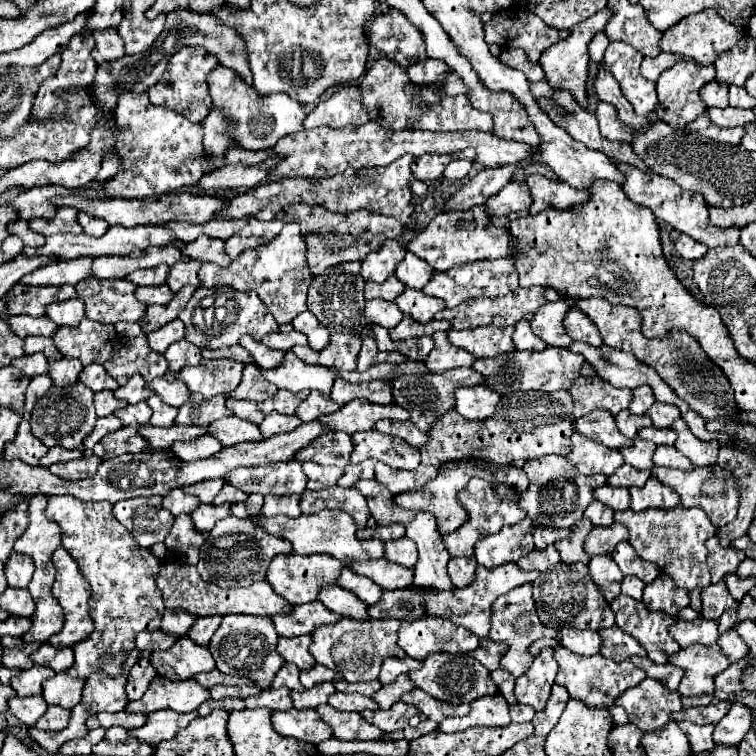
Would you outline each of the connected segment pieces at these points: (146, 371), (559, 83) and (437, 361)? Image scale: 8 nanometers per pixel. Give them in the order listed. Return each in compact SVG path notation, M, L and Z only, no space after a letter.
M139 335L117 343L111 359L103 367L119 385L125 385L135 373L139 373L145 381L165 375L167 361L163 355L149 349L145 335Z
M605 7L603 11L595 13L593 17L589 17L587 21L581 21L577 23L573 29L571 29L571 35L565 39L565 41L559 41L557 45L549 47L547 51L543 51L541 55L541 67L545 71L545 79L549 81L551 87L555 89L567 89L575 95L575 99L581 103L581 107L587 107L589 99L587 99L587 75L589 75L589 53L587 53L587 43L593 39L593 35L597 31L603 31L607 21L611 17L611 11Z
M437 331L433 335L433 341L435 341L435 347L425 361L427 367L431 367L433 373L443 373L443 371L457 369L457 367L473 367L475 357L469 351L455 347L447 339L447 331Z

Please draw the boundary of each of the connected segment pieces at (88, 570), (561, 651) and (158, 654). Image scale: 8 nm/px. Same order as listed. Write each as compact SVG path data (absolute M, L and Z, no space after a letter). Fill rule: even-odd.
M71 495L49 497L45 515L57 521L63 529L63 547L77 561L81 575L91 585L89 615L93 619L93 633L73 647L75 665L67 671L73 677L87 679L93 671L119 675L127 655L135 649L135 635L139 631L155 631L163 617L163 597L157 589L157 575L161 559L149 549L141 549L131 533L113 517L107 501L79 501Z
M564 647L554 649L554 658L558 663L558 673L555 678L557 685L563 685L571 697L581 699L583 703L587 703L589 707L609 707L615 725L623 725L627 723L627 713L619 707L613 705L615 697L619 697L625 689L635 687L637 683L641 683L647 675L643 669L635 667L629 659L627 661L611 661L611 659L603 659L603 655L591 655L591 657L583 657L583 655L575 655L573 651L567 651Z
M187 635L179 639L171 649L155 651L151 655L151 665L161 677L167 677L171 681L191 679L201 671L215 669L215 661L211 659L209 649L191 643Z

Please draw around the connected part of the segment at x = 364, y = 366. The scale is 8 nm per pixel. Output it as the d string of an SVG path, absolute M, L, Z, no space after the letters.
M363 335L363 345L361 345L361 351L359 351L359 359L357 359L357 371L367 371L373 363L383 363L383 361L389 361L389 363L403 363L407 357L397 353L397 351L391 351L391 353L383 353L377 349L377 343L375 343L375 337L373 335Z

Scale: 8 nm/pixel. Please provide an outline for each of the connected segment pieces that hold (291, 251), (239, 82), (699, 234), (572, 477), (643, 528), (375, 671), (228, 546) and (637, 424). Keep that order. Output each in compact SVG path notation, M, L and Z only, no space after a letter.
M287 223L271 243L261 245L253 251L243 251L243 255L233 259L229 267L203 263L199 269L199 281L203 287L229 285L239 291L255 291L279 325L291 323L299 313L307 311L307 289L313 281L313 275L309 271L305 253L307 249L299 225Z
M217 65L211 75L207 75L209 83L209 93L213 97L213 103L225 111L229 119L237 123L235 131L231 133L241 147L247 149L271 149L281 137L303 131L303 119L305 119L305 107L301 103L295 103L295 99L277 93L277 95L267 95L261 97L253 87L243 83L243 79L231 71L229 67Z
M617 163L617 169L625 175L623 191L627 193L627 197L631 197L639 205L649 207L655 213L659 224L667 223L680 233L693 237L695 241L705 243L707 247L725 247L725 245L739 243L739 229L737 227L721 229L721 227L711 225L707 203L699 193L683 191L675 181L671 181L667 177L659 177L655 173L643 173L637 167L631 167L627 163Z
M545 455L531 459L523 465L523 471L529 477L529 489L523 493L521 507L527 509L529 519L535 525L543 527L571 527L583 519L585 507L593 501L593 489L607 481L605 475L581 475L575 467L559 455Z
M683 507L673 509L645 509L645 511L615 511L615 521L623 523L629 529L629 543L639 553L641 559L655 563L661 571L675 579L675 585L683 589L707 587L711 585L709 567L707 567L707 549L705 541L715 535L715 527L701 511L701 507Z
M341 619L335 625L319 627L313 633L311 653L317 663L337 671L345 681L373 681L379 675L381 663L385 657L405 657L407 653L397 643L399 619L379 619L379 621L357 621L357 619Z
M229 515L227 519L215 523L215 527L211 529L207 541L199 551L197 571L205 581L219 587L247 587L255 581L265 579L267 567L273 557L287 553L291 553L291 543L267 533L255 517L239 519Z
M629 409L619 411L615 419L617 419L619 431L621 431L627 439L633 439L641 427L649 427L649 425L651 425L651 419L649 419L647 415L631 415Z

